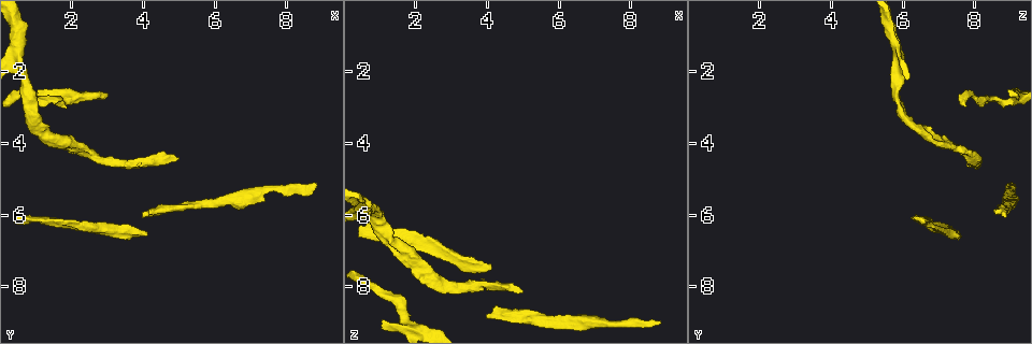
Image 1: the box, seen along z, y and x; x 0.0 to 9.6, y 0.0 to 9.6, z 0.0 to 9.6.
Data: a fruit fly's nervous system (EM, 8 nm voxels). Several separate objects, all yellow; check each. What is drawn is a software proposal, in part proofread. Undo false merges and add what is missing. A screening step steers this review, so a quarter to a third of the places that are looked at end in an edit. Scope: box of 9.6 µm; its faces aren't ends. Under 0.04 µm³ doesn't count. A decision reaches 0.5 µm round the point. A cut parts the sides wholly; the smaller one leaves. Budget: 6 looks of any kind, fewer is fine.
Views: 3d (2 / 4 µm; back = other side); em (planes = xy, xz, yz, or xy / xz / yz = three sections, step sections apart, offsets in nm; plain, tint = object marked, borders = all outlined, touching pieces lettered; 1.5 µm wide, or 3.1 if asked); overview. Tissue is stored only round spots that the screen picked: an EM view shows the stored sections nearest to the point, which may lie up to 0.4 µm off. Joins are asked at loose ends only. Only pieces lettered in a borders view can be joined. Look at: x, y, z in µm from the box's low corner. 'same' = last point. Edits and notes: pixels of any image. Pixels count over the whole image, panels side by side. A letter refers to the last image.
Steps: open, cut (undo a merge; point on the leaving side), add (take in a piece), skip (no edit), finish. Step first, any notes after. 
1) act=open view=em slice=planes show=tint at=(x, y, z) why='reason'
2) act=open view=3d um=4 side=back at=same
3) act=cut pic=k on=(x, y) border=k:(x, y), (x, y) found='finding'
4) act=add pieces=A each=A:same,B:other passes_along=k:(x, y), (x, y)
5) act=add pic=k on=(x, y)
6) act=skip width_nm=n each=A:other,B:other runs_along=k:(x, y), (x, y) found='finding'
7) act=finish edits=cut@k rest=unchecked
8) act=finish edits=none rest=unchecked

act=open view=3d um=4 at=(4.10, 6.60, 7.30) why='branch stops here'

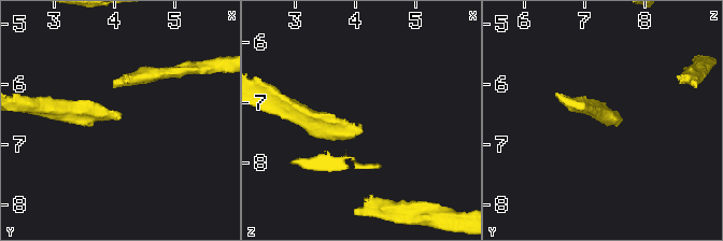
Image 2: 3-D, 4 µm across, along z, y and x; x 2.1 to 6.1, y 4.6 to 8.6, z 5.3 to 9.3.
act=open view=em slice=xy step=8 show=borders at=(4.10, 6.55, 7.35) why='need the tissue'

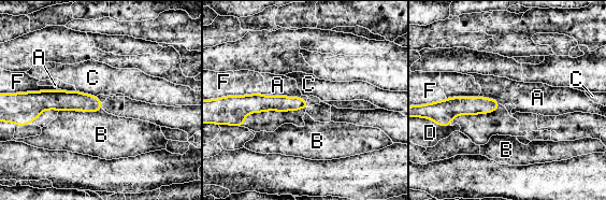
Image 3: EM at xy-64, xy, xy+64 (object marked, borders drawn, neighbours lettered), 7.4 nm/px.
act=open view=em slice=planes show=borders at=same why='cut it another way'

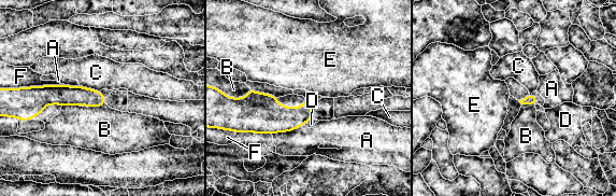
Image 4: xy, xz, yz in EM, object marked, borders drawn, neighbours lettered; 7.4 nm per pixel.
act=skip each=A:other,B:other,C:other,D:other,E:other,F:other runs_along=4:(39, 96), (86, 96), (102, 100) found='no lettered piece goes on from it'

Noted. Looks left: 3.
act=open view=em slice=planes show=borders at=(8.90, 5.20, 9.00) why='branch stops here'

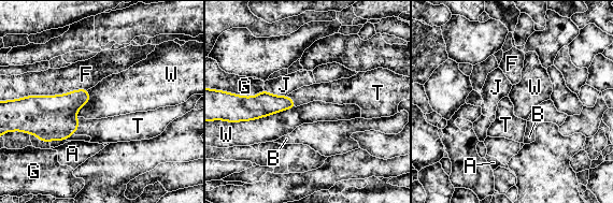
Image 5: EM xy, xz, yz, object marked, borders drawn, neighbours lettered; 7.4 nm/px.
act=add pieces=T each=A:other,B:other,F:other,G:other,J:other,T:same,W:other found='the neuron continues'

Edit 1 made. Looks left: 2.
act=open view=em slice=planes show=borders at=(5.05, 4.40, 8.10) why='free end'

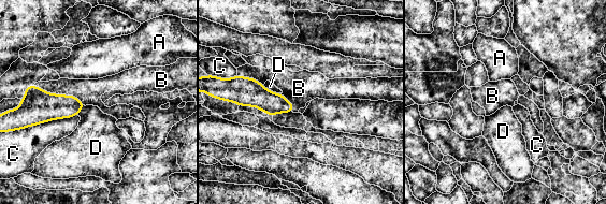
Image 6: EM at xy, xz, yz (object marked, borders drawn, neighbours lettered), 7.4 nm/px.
act=add pieces=B longest_contact=B:420nm each=A:other,B:same,C:other,D:other passes_along=6:(38, 106), (59, 95), (88, 91) found='the neuron continues'

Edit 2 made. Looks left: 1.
act=finish edits=add@5,add@6 rest=unchecked

